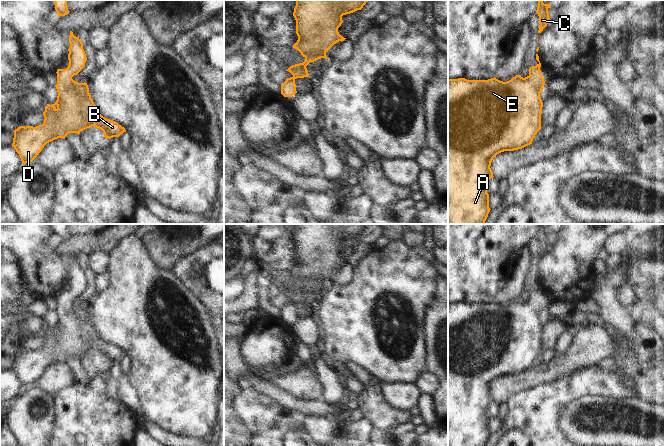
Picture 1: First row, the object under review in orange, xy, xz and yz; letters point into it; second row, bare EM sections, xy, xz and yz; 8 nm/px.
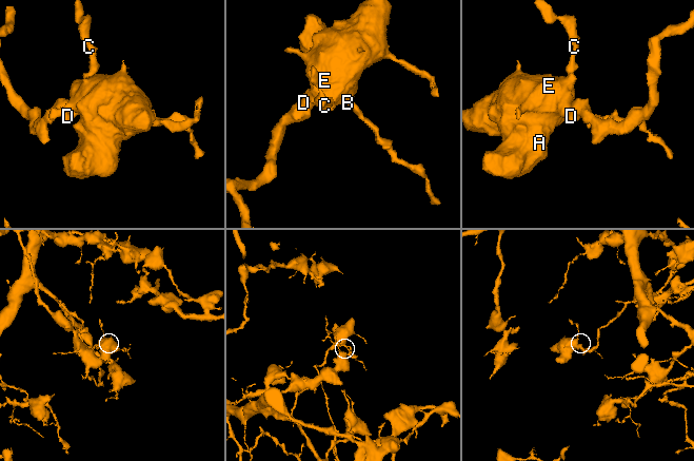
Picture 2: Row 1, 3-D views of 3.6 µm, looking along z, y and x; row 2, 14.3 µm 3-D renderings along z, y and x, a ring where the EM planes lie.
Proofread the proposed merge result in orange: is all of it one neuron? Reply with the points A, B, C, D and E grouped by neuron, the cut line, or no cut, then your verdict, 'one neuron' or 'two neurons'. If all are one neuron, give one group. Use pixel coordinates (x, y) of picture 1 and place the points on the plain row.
A B C D E; no cut; one neuron

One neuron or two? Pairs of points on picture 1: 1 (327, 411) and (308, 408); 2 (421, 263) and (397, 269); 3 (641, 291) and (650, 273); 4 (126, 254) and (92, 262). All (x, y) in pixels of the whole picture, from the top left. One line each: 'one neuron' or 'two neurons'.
1: one neuron
2: one neuron
3: one neuron
4: two neurons

